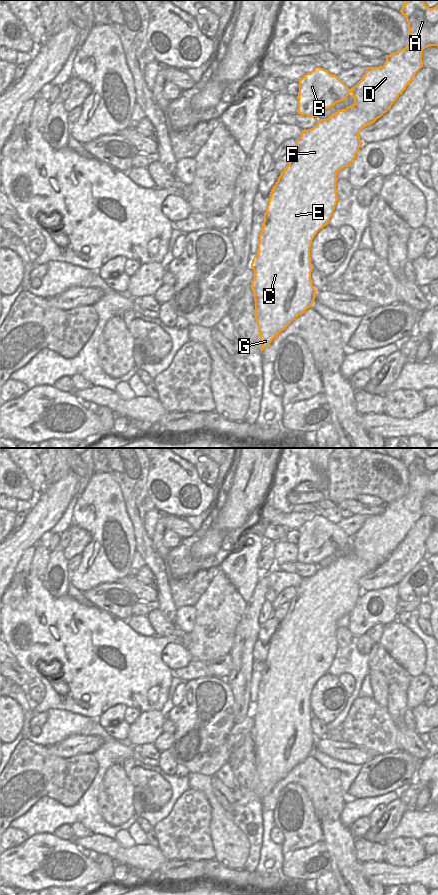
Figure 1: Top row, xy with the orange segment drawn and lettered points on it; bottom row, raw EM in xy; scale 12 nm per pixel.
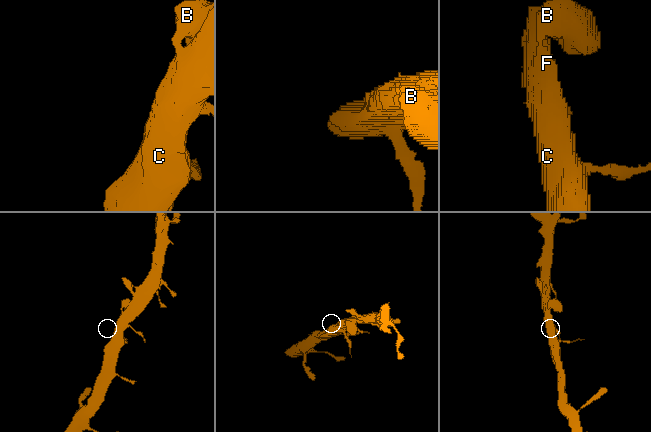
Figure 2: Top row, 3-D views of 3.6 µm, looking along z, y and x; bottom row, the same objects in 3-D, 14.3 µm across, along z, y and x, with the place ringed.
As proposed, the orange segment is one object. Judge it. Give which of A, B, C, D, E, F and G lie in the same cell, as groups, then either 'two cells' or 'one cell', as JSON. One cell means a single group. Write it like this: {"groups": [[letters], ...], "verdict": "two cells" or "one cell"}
{"groups": [["A", "B", "C", "D", "E", "F", "G"]], "verdict": "one cell"}

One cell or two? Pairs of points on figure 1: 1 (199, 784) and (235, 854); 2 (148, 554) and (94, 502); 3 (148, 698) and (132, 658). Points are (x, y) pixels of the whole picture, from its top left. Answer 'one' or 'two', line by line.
1: one
2: two
3: one

